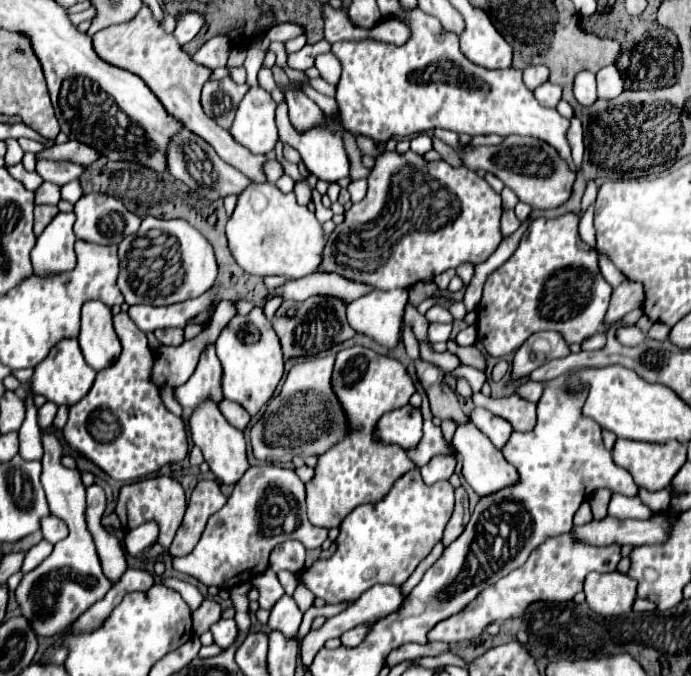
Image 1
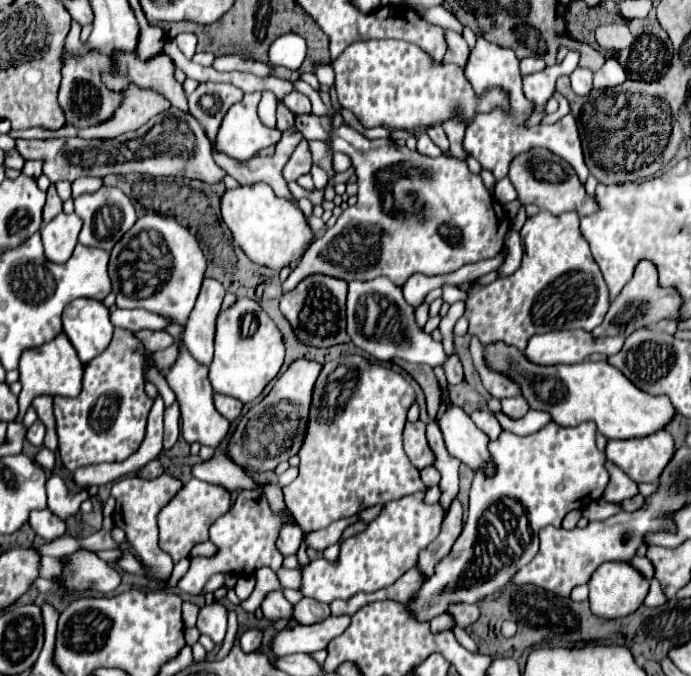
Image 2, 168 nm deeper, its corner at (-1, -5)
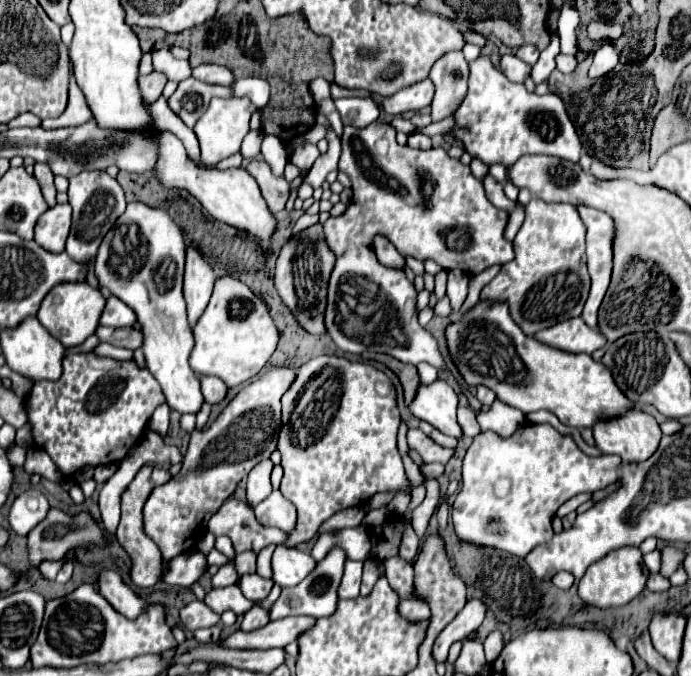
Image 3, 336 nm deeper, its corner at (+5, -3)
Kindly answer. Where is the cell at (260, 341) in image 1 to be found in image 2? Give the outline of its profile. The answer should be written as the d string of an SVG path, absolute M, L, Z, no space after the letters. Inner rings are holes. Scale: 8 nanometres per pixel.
M237 299L237 303L219 313L215 335L215 357L209 367L209 381L215 393L229 395L241 403L255 401L271 379L277 377L283 365L283 337L269 315L251 299Z

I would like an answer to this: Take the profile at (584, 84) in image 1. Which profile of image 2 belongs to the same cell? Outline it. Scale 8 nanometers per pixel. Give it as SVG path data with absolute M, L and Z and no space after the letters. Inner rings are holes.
M577 67L577 69L571 73L571 89L573 89L577 95L581 95L581 97L589 95L591 89L593 89L593 73L591 73L589 69Z

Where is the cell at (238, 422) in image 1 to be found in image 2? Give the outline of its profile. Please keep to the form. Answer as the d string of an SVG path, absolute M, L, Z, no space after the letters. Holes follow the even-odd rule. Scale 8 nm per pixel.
M215 395L215 409L227 419L227 421L235 421L239 419L241 411L243 411L243 403L233 399L233 397L227 397L227 395Z

